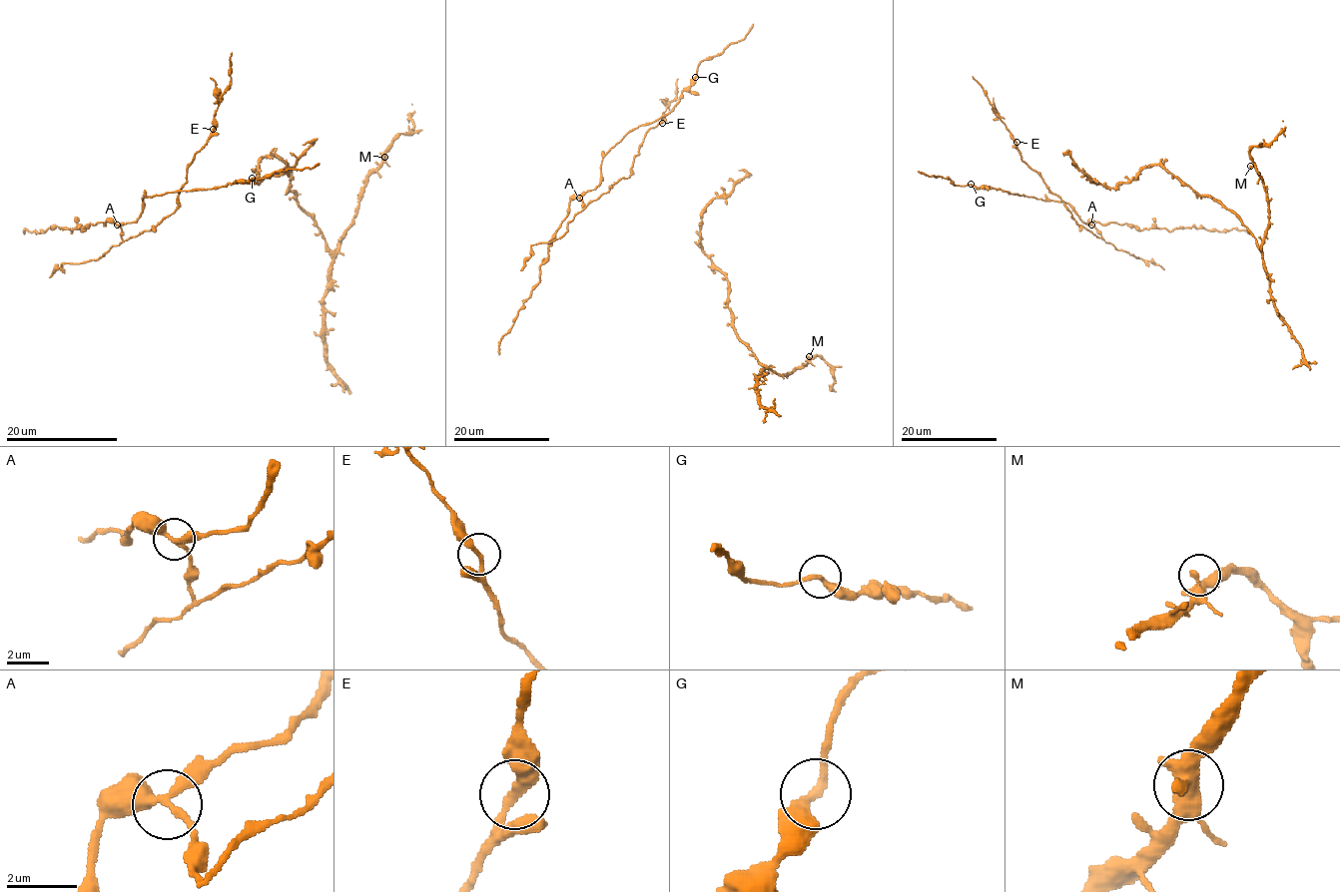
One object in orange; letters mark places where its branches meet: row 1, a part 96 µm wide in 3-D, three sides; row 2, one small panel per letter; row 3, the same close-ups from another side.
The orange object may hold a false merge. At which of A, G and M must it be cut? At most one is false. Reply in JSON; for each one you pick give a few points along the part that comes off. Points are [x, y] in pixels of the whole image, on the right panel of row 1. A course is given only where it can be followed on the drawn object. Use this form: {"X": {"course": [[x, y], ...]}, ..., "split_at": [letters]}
{"A": {"course": [[1091, 224], [1101, 237], [1080, 226], [1060, 199], [1020, 159], [1014, 140], [987, 92], [972, 76]]}, "split_at": ["A"]}

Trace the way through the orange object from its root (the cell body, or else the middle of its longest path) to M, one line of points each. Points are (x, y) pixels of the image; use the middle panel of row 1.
M: (701, 210), (700, 246), (728, 281), (728, 307), (737, 336), (760, 362), (780, 374), (799, 368), (809, 356)

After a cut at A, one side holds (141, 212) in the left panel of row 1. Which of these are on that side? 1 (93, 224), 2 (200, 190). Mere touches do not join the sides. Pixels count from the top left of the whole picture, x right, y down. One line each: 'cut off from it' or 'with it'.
1: with it
2: with it

